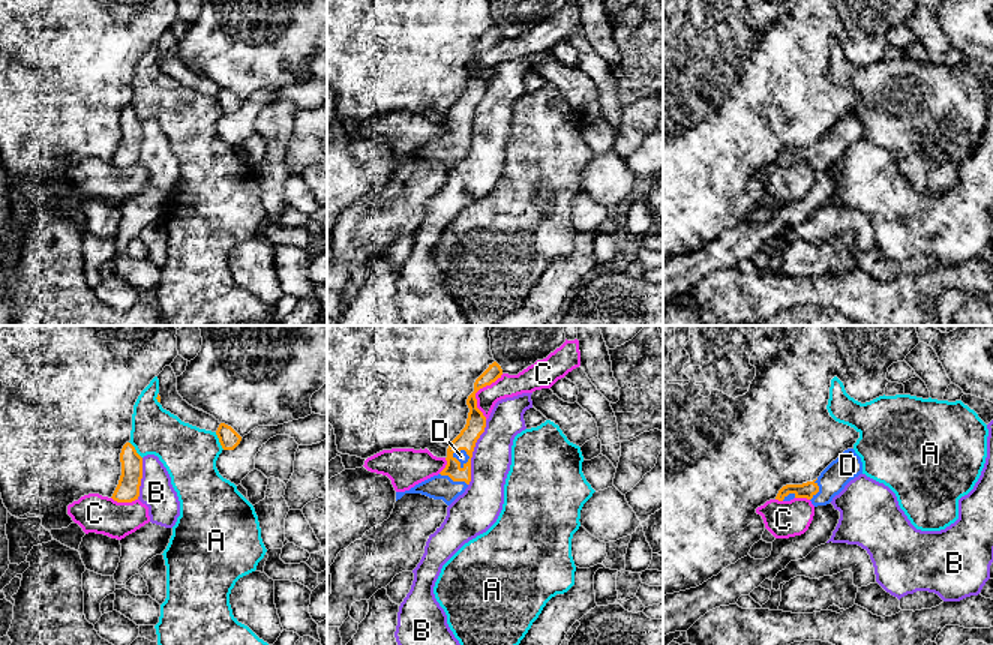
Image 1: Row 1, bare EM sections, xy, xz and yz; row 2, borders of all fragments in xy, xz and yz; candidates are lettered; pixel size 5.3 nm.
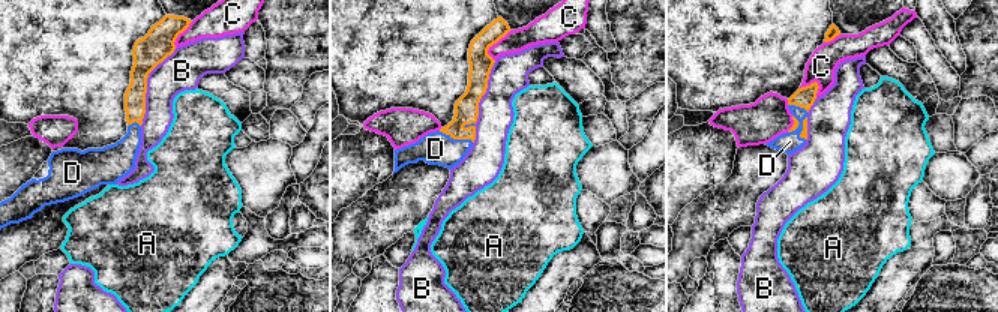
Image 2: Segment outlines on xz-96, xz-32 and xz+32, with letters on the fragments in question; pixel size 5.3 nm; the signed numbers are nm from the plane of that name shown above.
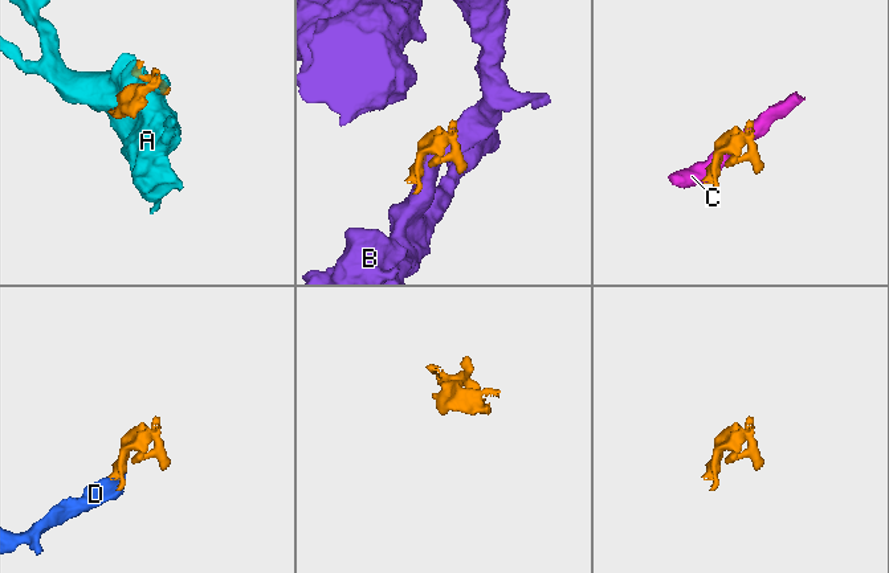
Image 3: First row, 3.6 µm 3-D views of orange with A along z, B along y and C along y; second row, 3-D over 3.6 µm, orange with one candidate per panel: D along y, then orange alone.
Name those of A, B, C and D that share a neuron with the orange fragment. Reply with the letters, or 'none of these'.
D

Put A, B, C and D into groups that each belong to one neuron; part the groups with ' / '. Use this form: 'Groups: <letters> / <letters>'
Groups: A / B / C / D

